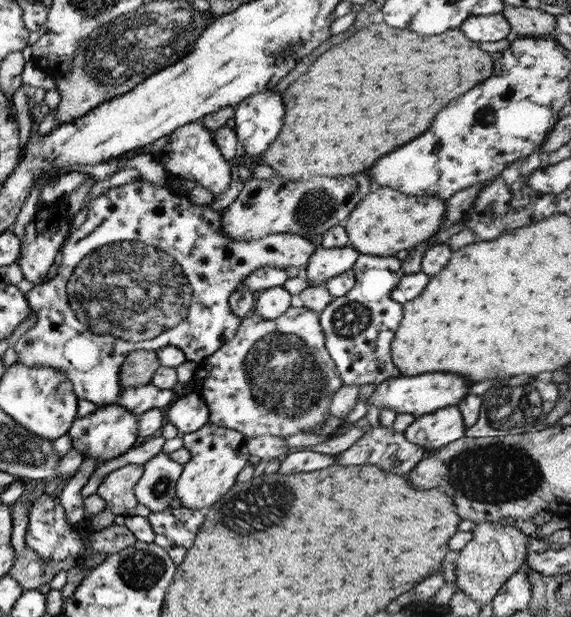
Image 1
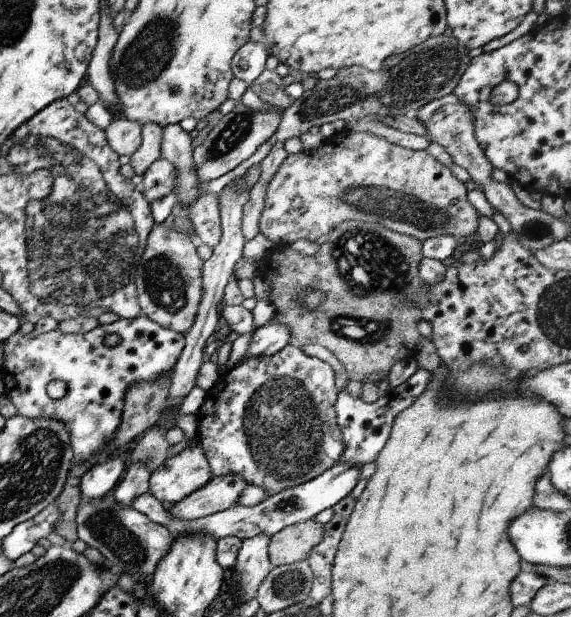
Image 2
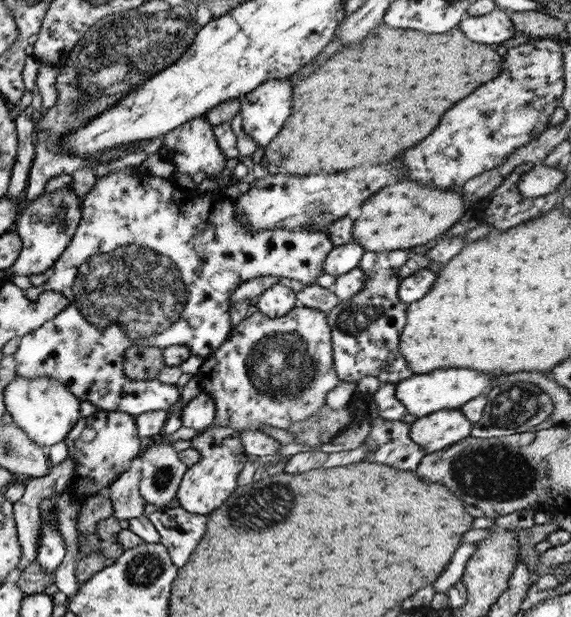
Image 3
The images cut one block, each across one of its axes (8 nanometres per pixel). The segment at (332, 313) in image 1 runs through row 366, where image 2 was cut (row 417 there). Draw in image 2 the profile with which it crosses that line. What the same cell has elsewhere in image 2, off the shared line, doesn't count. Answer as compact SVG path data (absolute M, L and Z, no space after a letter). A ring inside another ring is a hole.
M418 367L417 371L406 382L382 395L376 402L364 402L361 397L354 398L346 389L337 394L335 413L337 424L343 434L344 450L340 461L358 465L360 468L368 462L376 460L377 454L384 448L390 436L394 419L427 389L432 372Z

